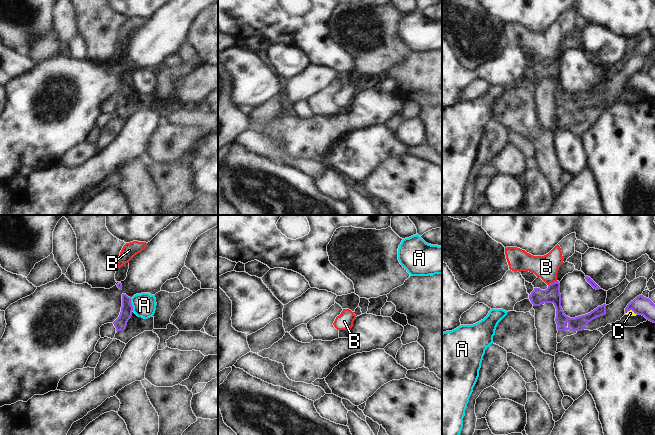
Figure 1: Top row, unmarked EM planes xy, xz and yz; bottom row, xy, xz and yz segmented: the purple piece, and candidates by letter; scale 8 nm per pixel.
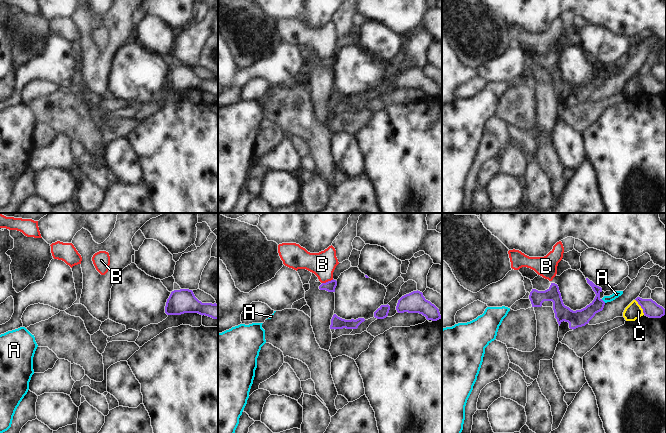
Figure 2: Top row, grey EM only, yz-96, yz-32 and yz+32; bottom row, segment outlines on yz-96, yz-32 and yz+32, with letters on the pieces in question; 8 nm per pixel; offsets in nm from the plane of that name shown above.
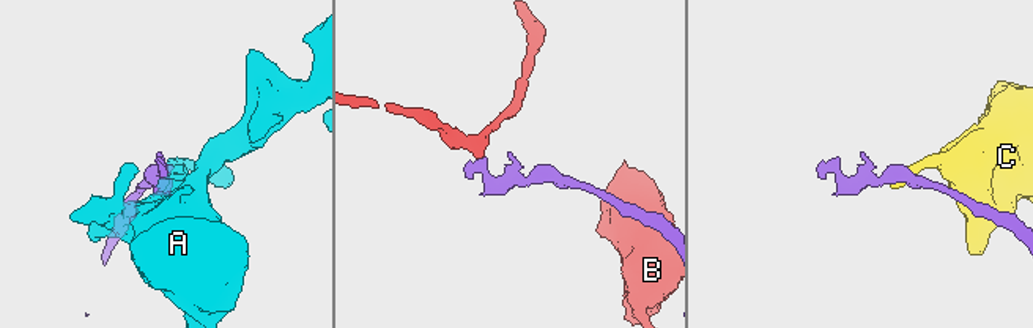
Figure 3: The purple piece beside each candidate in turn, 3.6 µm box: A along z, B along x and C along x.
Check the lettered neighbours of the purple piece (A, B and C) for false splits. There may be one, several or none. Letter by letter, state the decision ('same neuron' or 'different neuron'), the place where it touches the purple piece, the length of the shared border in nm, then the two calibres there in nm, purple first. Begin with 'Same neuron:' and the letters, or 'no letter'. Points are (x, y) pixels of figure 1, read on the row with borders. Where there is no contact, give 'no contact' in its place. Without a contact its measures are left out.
Same neuron: no letter
A: different neuron; meets purple in xy at (131, 304); contact 110 nm long; 100 nm thick on the purple side, 190 nm on the other
B: different neuron; meets purple in yz at (552, 283); contact 80 nm long; 130 nm thick on the purple side, 200 nm on the other
C: different neuron; meets purple in yz at (631, 309); contact 110 nm long; 150 nm thick on the purple side, 50 nm on the other

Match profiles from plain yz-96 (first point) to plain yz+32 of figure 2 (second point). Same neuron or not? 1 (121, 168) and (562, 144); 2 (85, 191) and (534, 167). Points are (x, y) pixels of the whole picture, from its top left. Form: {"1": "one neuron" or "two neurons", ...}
{"1": "one neuron", "2": "one neuron"}

